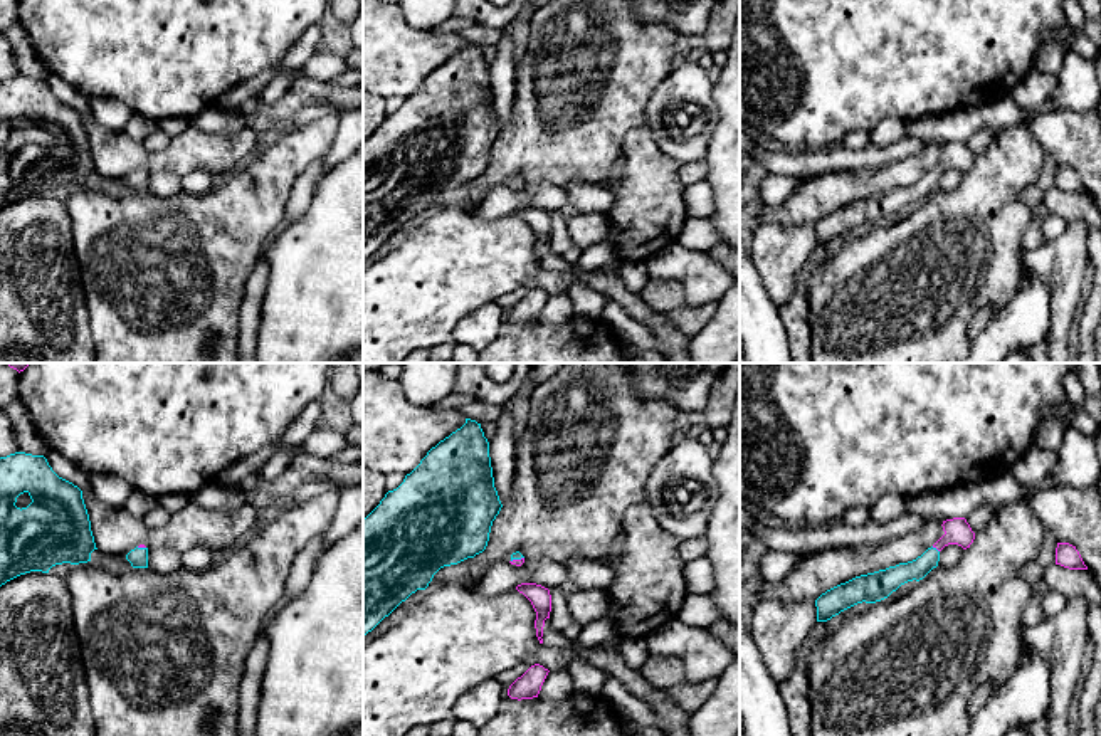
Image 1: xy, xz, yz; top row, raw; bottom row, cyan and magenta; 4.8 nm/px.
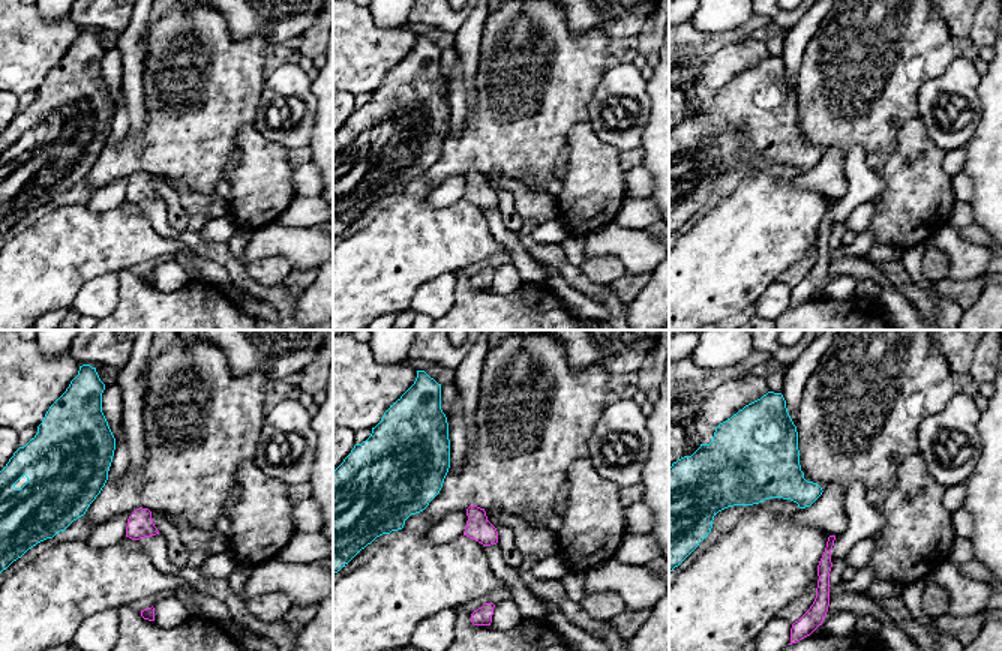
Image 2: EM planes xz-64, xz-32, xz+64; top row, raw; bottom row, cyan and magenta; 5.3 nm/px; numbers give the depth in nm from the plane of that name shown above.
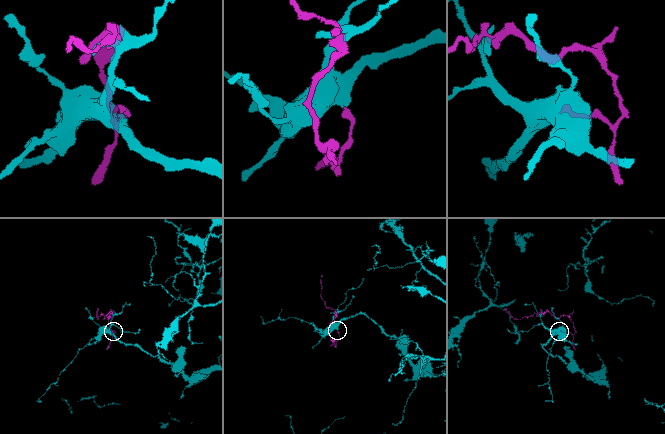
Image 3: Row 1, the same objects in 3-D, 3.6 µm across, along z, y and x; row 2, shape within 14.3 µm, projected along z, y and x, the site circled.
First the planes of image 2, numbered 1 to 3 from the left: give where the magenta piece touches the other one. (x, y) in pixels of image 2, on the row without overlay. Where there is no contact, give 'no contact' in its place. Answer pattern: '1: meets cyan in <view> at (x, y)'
1: no contact
2: no contact
3: no contact

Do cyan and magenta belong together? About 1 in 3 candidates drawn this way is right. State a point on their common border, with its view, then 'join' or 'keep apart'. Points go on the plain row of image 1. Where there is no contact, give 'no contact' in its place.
contact yz (935, 172); join

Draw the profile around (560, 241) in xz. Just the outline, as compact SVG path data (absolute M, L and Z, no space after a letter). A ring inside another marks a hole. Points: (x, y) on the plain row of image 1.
M561 210L551 212L551 235L550 235L550 249L553 254L563 255L566 250L573 247L566 220Z

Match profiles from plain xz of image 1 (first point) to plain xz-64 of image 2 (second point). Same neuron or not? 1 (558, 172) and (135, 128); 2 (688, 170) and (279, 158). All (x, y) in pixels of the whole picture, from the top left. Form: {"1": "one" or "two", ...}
{"1": "two", "2": "two"}

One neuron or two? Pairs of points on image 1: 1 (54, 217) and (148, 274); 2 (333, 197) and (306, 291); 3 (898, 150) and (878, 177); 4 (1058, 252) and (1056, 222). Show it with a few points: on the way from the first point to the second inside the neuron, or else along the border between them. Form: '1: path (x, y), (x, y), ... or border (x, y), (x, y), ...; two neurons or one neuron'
1: border (63, 202), (71, 222), (73, 251), (79, 266); two neurons
2: path (333, 220), (333, 264), (330, 268); one neuron
3: border (927, 147), (898, 160), (851, 170); two neurons
4: border (1066, 222), (1046, 242); two neurons

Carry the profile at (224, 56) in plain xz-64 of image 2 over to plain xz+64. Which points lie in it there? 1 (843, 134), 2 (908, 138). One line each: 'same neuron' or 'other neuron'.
1: same neuron
2: other neuron

